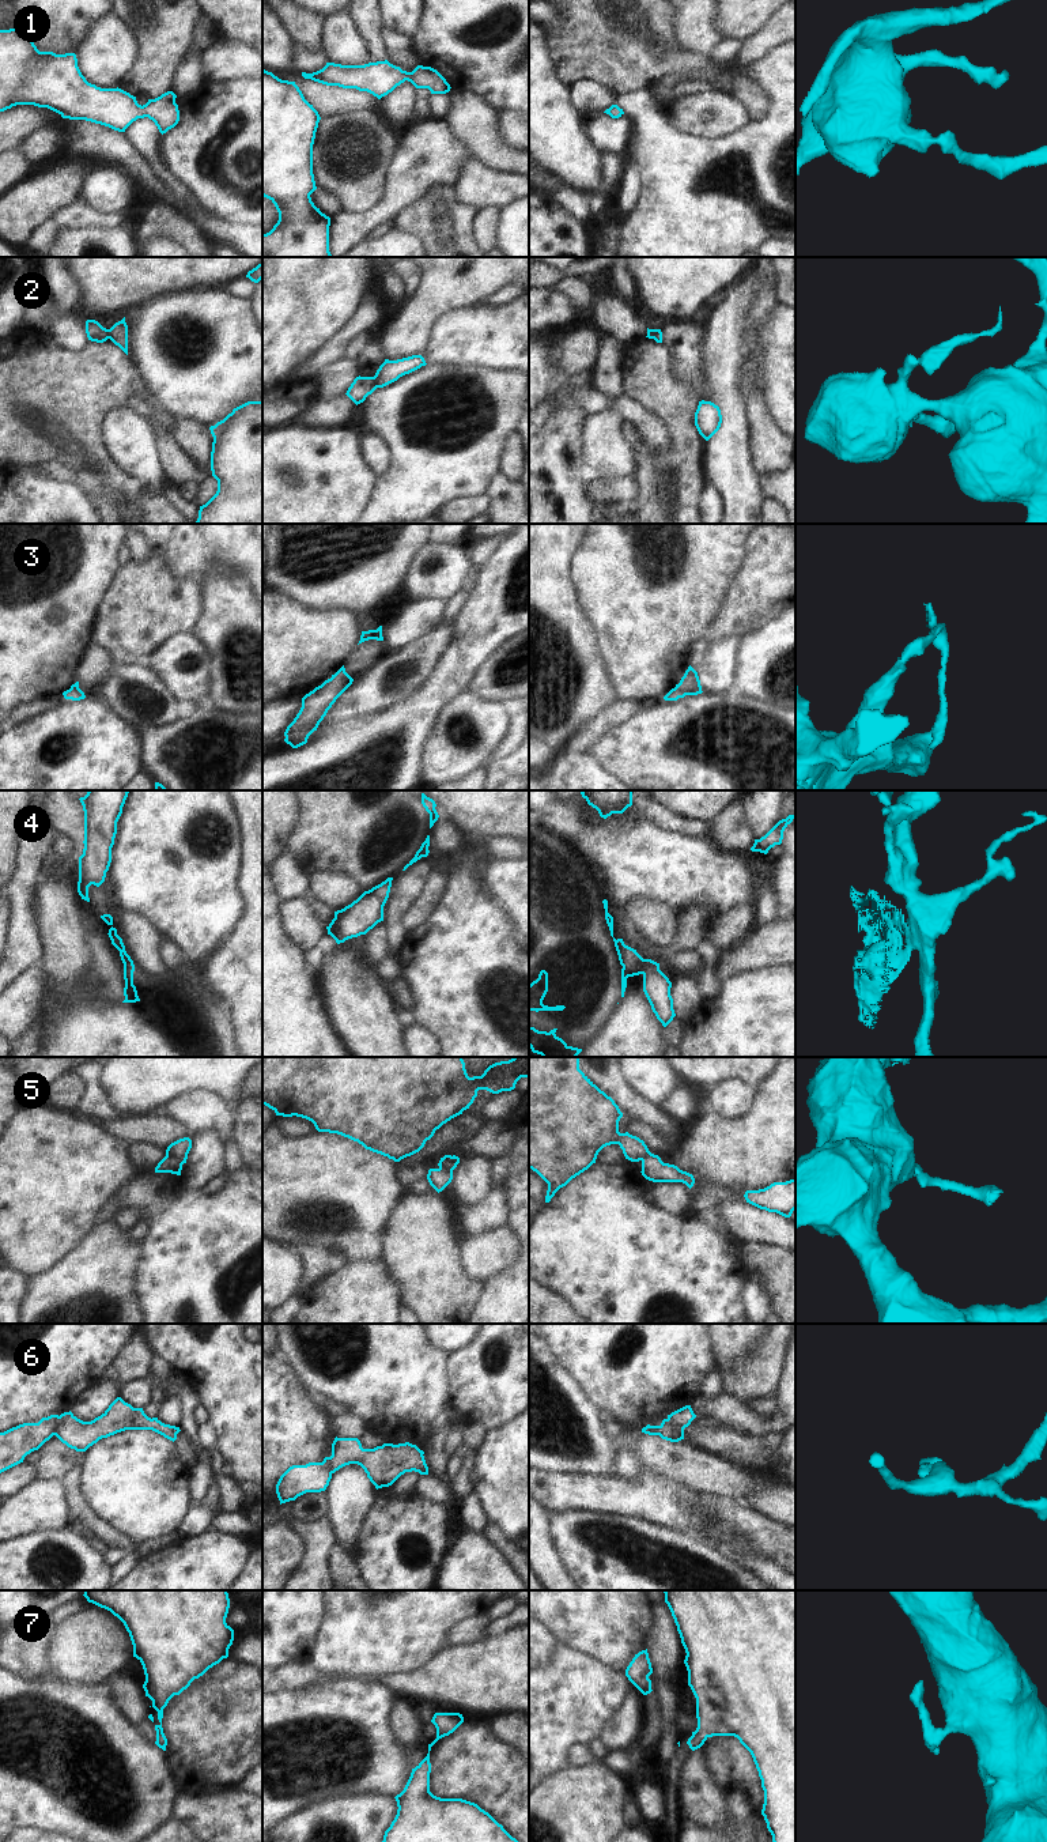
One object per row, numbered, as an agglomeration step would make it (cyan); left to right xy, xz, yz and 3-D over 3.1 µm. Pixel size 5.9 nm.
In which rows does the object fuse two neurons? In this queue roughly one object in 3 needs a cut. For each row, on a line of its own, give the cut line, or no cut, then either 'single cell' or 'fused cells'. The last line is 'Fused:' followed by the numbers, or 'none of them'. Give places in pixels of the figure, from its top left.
1: no cut | single cell
2: xz (373, 377), (377, 387) | fused cells
3: no cut | single cell
4: yz (616, 940), (619, 954) | fused cells
5: xy (166, 1154), (184, 1162) | fused cells
6: yz (671, 1414), (671, 1418), (683, 1429) | fused cells
7: no cut | single cell
Fused: 2, 4, 5, 6

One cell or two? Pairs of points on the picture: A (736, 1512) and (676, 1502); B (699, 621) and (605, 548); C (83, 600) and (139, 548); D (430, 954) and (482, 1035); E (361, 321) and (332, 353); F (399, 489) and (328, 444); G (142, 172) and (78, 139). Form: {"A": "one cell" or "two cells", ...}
{"A": "one cell", "B": "one cell", "C": "two cells", "D": "one cell", "E": "one cell", "F": "two cells", "G": "one cell"}

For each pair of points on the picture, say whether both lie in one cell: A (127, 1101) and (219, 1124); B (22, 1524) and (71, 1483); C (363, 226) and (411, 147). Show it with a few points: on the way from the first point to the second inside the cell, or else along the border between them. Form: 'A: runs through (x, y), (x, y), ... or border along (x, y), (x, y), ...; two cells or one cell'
A: border along (193, 1090), (177, 1094), (163, 1105); two cells
B: border along (60, 1480), (64, 1488), (70, 1521); two cells
C: runs through (384, 207), (403, 188), (411, 168); one cell

